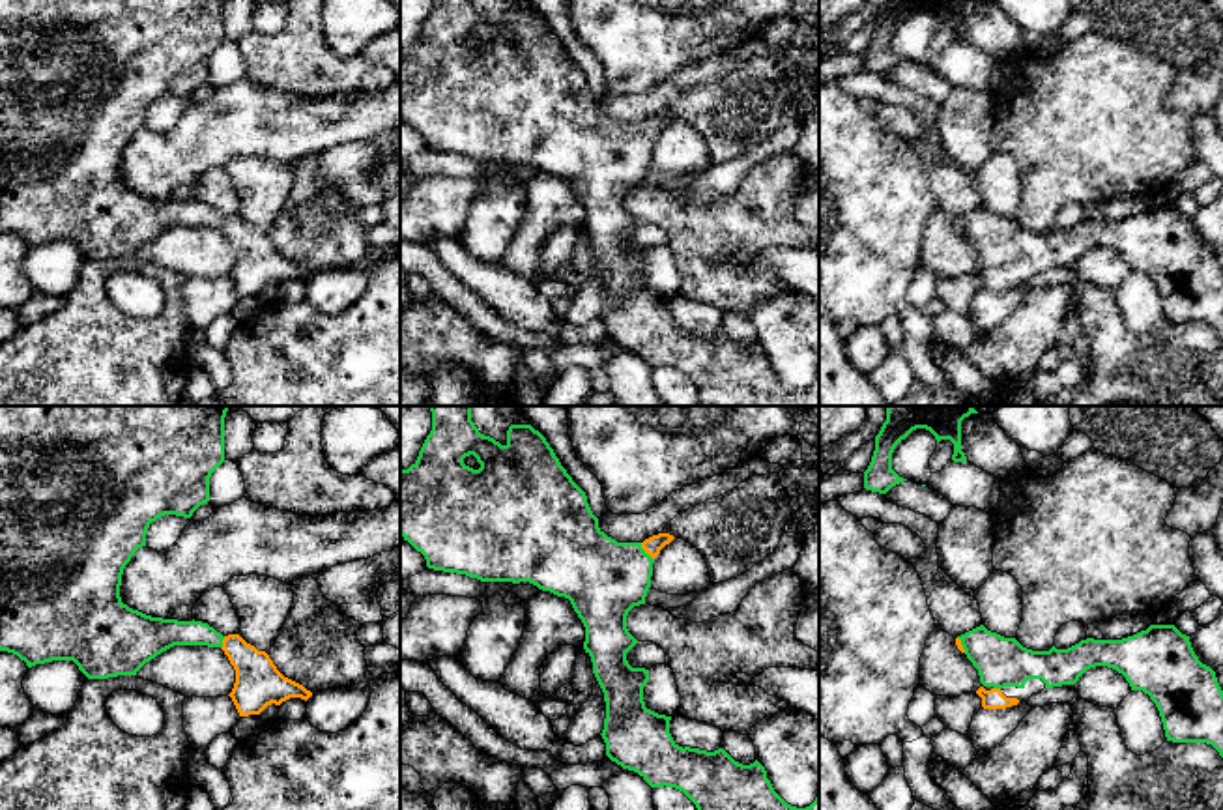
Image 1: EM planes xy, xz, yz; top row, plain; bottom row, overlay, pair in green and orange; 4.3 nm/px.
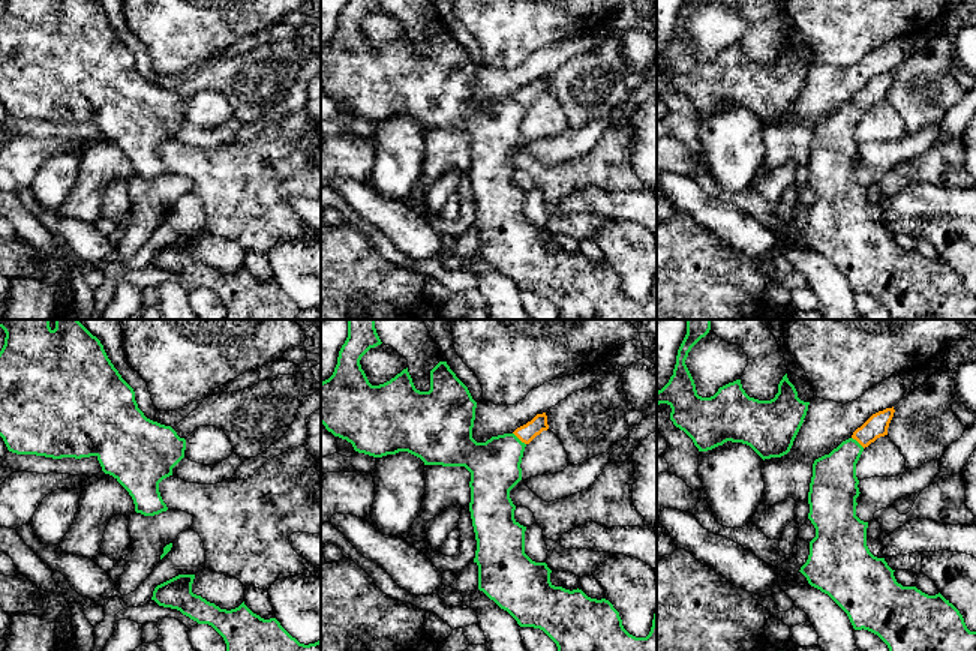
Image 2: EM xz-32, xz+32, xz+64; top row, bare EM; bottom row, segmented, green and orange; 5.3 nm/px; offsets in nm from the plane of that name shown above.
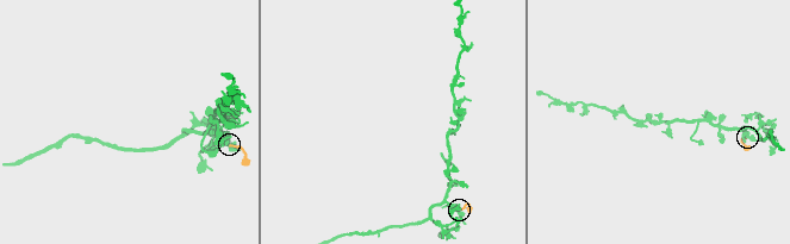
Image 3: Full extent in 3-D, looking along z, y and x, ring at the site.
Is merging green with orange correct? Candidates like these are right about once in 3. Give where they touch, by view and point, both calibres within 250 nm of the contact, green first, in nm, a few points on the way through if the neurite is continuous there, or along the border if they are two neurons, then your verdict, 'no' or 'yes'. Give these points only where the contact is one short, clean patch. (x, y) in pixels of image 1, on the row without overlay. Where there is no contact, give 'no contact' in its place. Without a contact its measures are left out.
xz (644, 133) | 340/80 nm | across xz (603, 159), (616, 158), (644, 133), (653, 126) | yes

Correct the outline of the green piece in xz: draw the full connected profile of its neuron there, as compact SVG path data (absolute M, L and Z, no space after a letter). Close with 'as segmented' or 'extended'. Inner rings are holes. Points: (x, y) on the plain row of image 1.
M432 0L417 41L400 51L400 116L426 140L426 148L466 155L481 163L529 163L542 172L570 181L585 208L583 230L591 238L593 254L604 273L606 299L602 320L606 337L623 350L638 354L651 369L675 369L698 389L698 406L819 406L819 374L806 389L787 385L755 340L750 346L735 342L724 329L714 333L679 327L669 314L671 297L645 288L643 268L649 251L632 249L626 234L638 221L626 210L626 196L645 185L651 168L653 144L660 131L675 118L658 114L643 123L617 123L598 108L585 73L561 47L546 19L531 6L511 6L507 24L501 26L479 13L471 0Z | extended

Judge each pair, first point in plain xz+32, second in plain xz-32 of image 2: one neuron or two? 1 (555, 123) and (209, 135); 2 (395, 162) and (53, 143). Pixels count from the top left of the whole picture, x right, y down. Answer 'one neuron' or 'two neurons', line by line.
1: two neurons
2: two neurons

